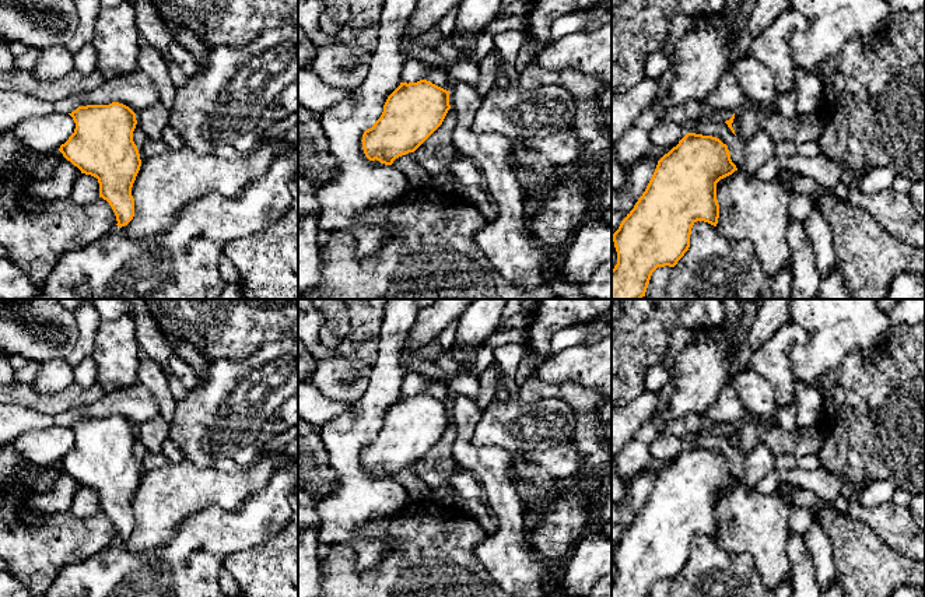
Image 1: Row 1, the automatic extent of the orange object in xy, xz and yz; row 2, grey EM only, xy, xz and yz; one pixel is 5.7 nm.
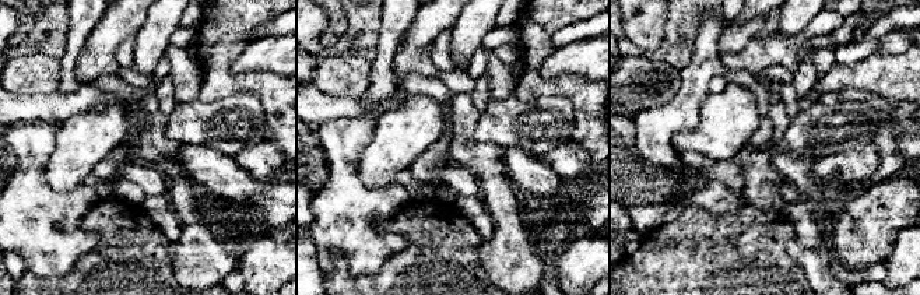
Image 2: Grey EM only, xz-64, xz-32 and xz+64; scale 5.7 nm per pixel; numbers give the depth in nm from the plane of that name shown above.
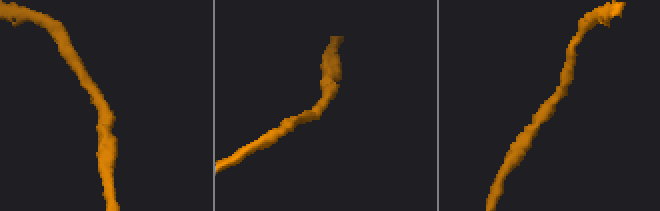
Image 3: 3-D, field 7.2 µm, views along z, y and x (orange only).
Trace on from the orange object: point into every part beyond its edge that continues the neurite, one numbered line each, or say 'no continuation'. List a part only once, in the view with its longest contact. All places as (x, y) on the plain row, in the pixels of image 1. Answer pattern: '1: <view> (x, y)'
no continuation

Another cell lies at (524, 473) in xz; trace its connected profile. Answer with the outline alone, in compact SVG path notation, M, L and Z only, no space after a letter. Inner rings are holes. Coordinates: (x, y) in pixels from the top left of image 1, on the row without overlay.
M505 454L511 460L511 473L516 484L529 485L554 495L565 489L568 484L550 477L542 468L526 461L525 454Z

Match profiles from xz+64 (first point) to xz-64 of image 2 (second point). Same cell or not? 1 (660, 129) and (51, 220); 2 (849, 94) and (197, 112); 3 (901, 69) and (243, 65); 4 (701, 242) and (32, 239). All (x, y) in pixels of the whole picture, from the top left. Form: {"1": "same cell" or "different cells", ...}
{"1": "same cell", "2": "different cells", "3": "same cell", "4": "different cells"}

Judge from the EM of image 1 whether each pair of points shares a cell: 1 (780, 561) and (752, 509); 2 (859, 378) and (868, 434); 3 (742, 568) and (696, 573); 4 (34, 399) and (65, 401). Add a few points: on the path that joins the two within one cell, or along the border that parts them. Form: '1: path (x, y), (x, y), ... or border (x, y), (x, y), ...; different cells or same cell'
1: path (768, 548), (761, 529), (754, 522); same cell
2: path (865, 392), (868, 420); same cell
3: path (731, 573), (707, 573); same cell
4: path (41, 401), (58, 401); same cell

